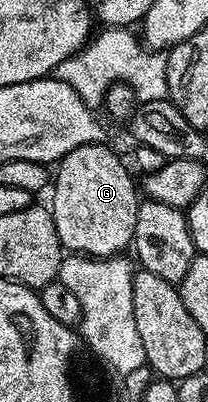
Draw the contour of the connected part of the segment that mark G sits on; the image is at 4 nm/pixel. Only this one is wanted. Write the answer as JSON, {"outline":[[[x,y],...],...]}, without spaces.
{"outline":[[[106,143],[77,146],[77,150],[69,150],[69,154],[65,154],[54,169],[49,207],[53,222],[57,226],[59,243],[68,253],[106,258],[118,256],[132,247],[137,226],[137,210],[141,203],[137,180],[131,177],[131,172],[123,165],[122,158],[113,149],[107,147]]]}

